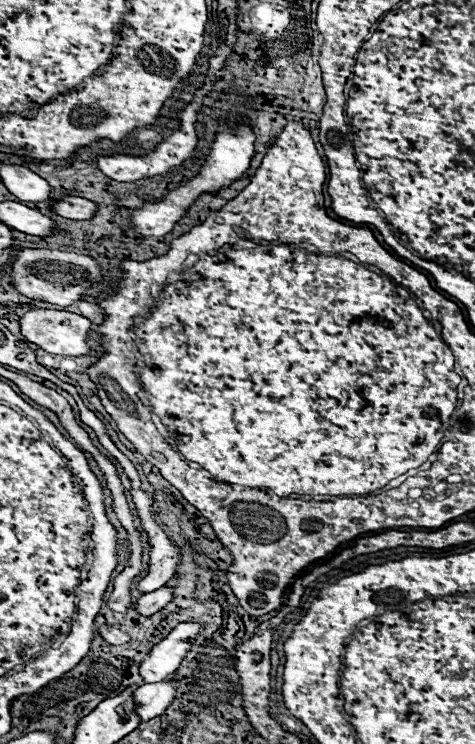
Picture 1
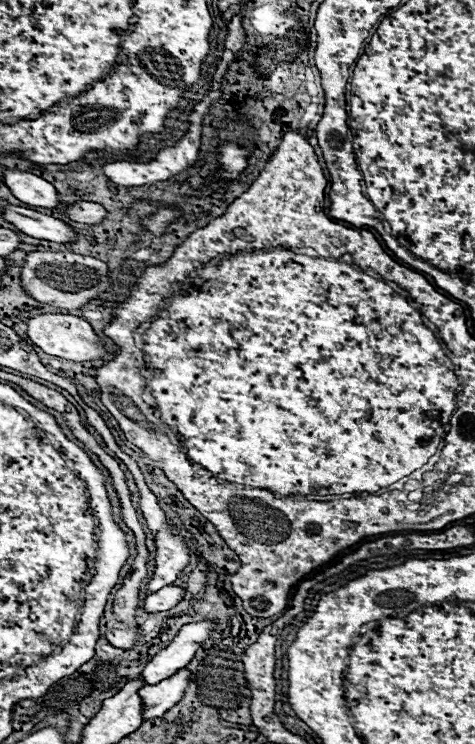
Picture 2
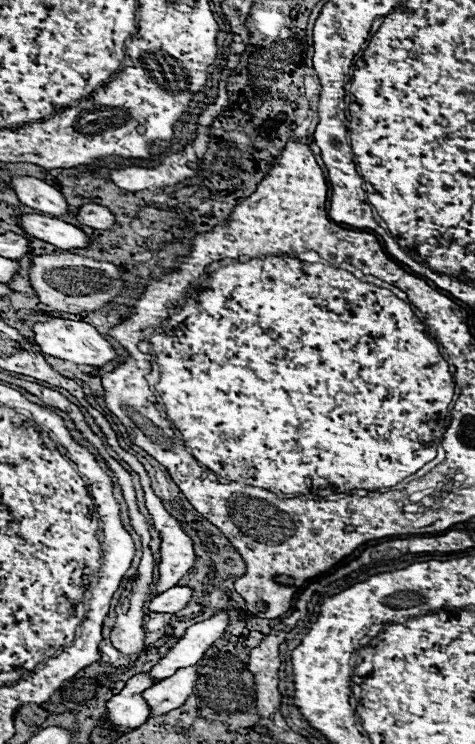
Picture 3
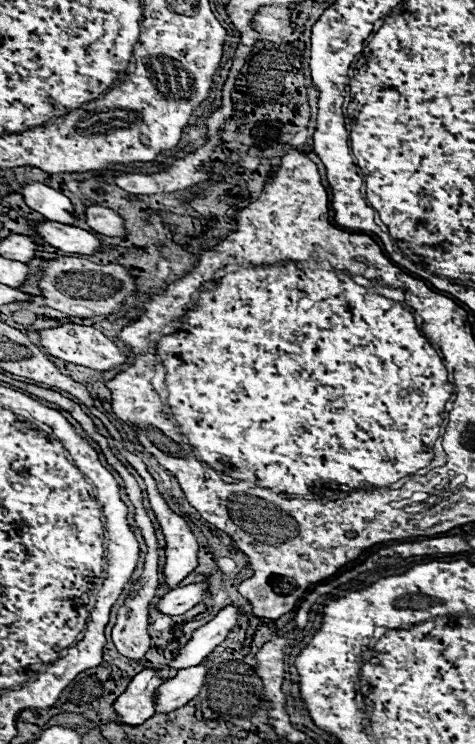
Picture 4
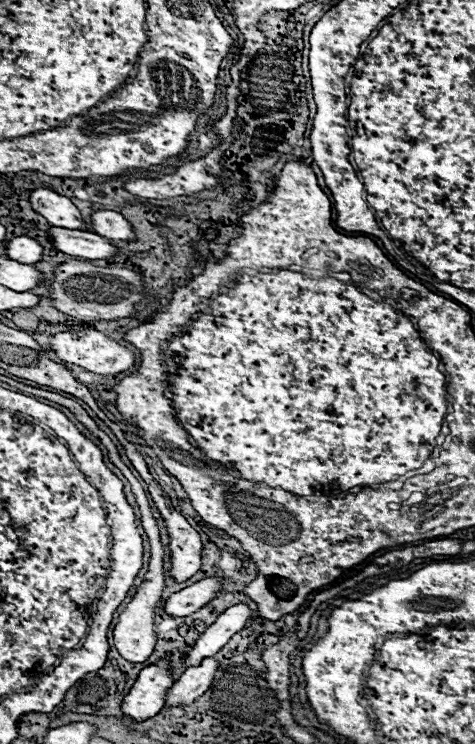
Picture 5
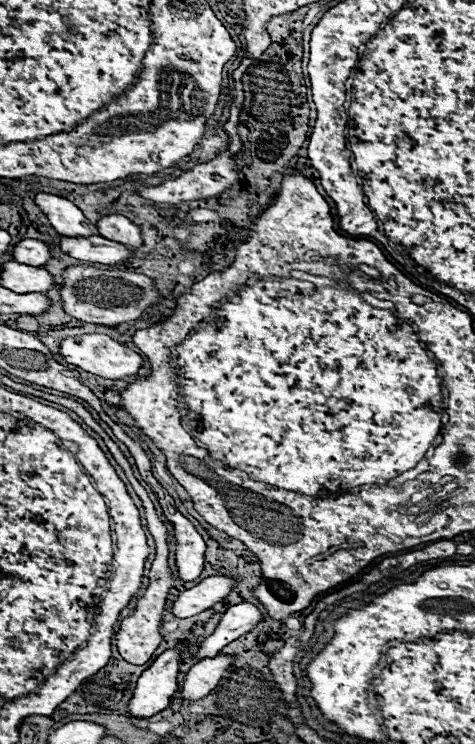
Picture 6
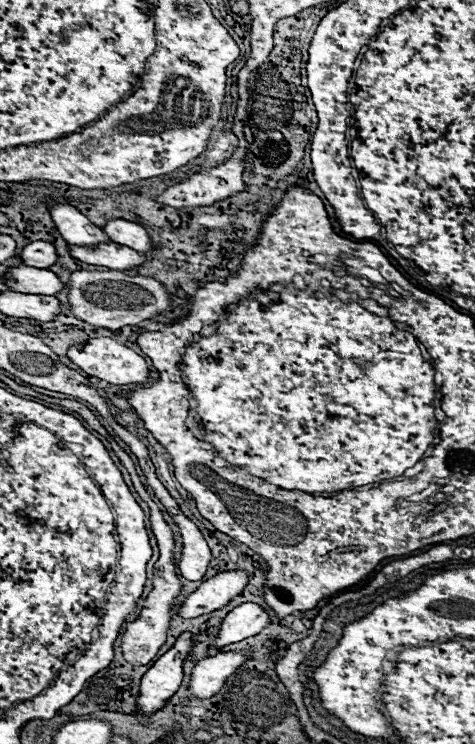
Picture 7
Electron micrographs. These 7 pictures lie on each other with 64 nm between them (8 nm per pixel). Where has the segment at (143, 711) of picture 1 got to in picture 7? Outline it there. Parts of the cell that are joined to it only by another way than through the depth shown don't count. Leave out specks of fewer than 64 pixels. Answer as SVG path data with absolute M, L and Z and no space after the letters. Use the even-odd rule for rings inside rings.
M218 652L216 656L200 660L192 670L188 694L200 700L214 696L224 686L226 678L232 676L244 664L246 658L248 656L240 652Z

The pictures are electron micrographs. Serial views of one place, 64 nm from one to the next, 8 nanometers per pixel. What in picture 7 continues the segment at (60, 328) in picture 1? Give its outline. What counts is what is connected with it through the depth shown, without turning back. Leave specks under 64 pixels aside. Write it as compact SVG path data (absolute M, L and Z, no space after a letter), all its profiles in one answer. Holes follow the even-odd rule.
M88 338L82 346L70 346L66 356L80 366L88 376L96 376L110 384L146 384L148 382L148 366L142 356L138 356L128 346L112 340L112 338Z

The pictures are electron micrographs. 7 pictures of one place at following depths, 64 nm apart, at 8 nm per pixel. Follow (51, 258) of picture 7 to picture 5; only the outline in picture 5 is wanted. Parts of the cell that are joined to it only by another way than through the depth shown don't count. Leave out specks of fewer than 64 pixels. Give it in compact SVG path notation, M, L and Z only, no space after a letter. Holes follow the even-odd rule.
M16 236L8 240L4 250L8 258L18 260L22 264L36 264L38 260L42 260L42 246L28 236Z

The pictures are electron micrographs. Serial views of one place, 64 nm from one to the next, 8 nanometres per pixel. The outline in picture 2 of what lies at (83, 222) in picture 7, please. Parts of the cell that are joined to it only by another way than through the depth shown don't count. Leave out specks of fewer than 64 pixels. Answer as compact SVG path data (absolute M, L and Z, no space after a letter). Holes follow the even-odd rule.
M4 170L4 182L10 188L10 192L28 206L40 206L40 208L60 206L54 186L32 172Z

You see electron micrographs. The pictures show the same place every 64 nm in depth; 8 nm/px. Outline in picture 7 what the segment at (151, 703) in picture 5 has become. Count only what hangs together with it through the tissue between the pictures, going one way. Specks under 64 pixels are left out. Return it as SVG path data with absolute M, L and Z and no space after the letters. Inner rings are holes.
M184 632L176 644L164 652L154 666L140 680L140 694L136 700L136 712L154 714L166 706L166 702L176 694L182 682L182 662L192 648L190 632Z

